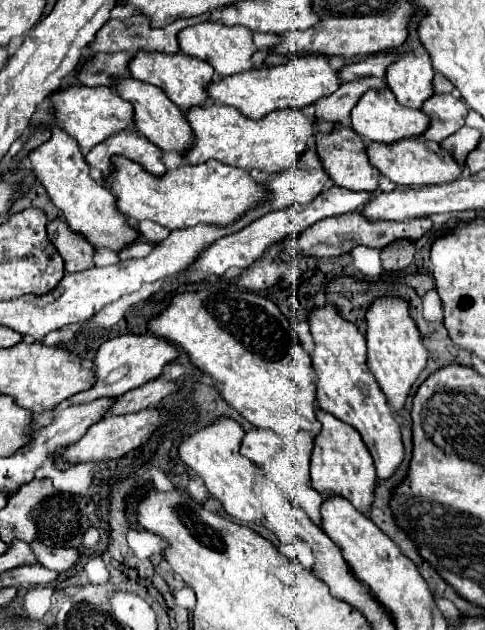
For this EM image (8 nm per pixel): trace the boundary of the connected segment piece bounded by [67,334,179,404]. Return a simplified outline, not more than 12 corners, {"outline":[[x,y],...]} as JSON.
{"outline":[[125,334],[101,344],[95,388],[83,404],[121,396],[159,378],[179,358],[157,336]]}

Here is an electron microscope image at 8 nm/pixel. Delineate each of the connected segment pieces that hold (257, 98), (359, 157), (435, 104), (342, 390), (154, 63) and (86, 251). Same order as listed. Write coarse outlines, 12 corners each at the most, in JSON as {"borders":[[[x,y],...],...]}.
{"borders":[[[317,54],[215,80],[213,102],[263,118],[341,86]],[[349,126],[317,132],[319,156],[337,186],[379,190],[381,172]],[[435,74],[421,108],[431,118],[423,136],[441,142],[465,124],[469,108],[449,94],[455,86]],[[325,306],[309,314],[319,408],[351,424],[377,482],[405,458],[367,366],[365,336]],[[137,54],[131,76],[187,112],[215,70],[185,54]],[[53,220],[49,238],[59,250],[65,272],[93,264],[93,246],[65,220]]]}

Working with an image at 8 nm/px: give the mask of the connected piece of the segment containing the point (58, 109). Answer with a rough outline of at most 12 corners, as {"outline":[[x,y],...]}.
{"outline":[[63,88],[49,96],[79,146],[133,130],[115,90]]}

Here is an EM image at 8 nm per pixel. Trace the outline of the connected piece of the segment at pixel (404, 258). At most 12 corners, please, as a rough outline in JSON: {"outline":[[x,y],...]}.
{"outline":[[397,240],[381,250],[385,272],[405,270],[413,256],[415,244]]}

